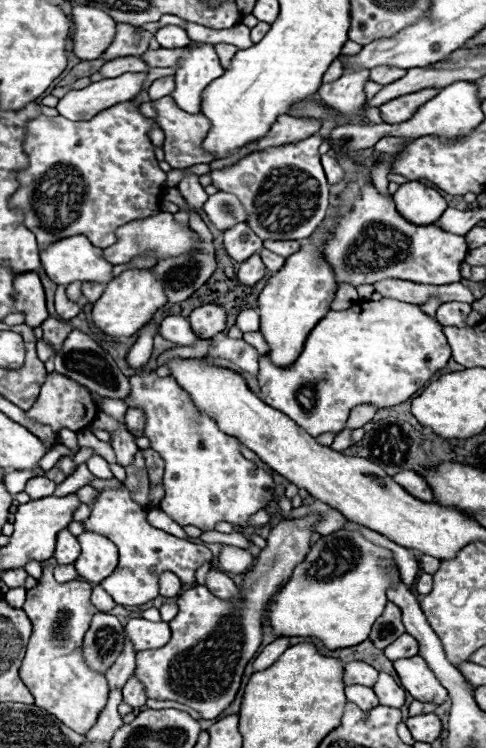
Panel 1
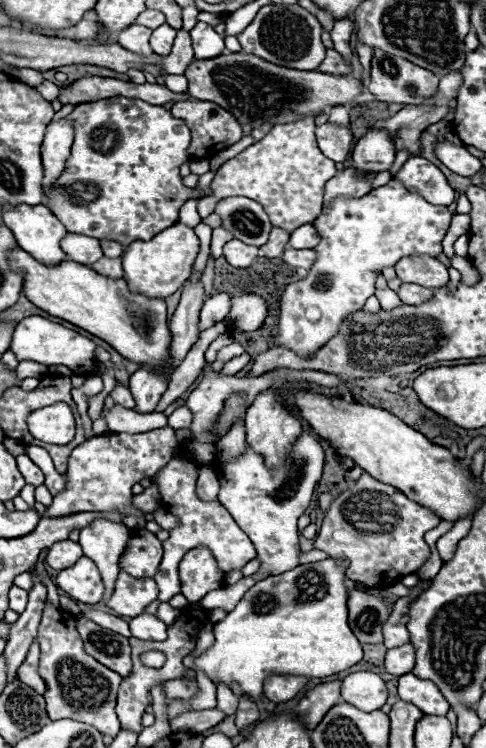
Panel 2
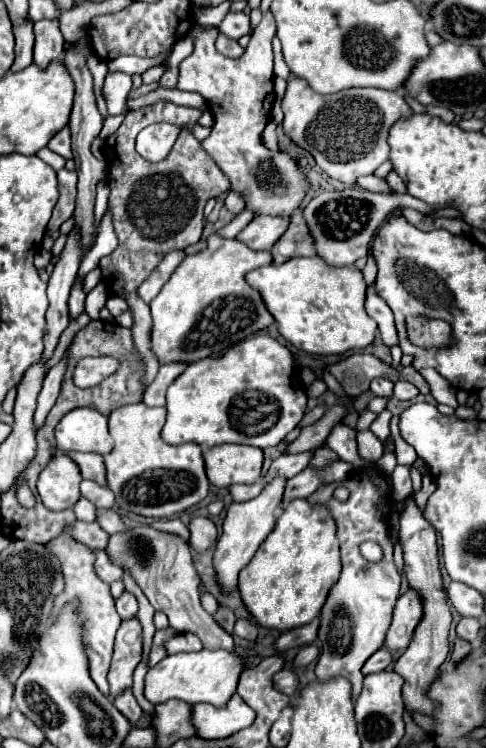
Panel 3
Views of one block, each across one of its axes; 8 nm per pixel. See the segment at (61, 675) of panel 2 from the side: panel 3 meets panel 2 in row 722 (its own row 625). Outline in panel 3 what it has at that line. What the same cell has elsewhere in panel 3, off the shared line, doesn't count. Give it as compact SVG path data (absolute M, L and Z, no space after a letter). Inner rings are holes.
M58 536L54 538L48 548L52 548L52 552L56 552L56 556L60 556L60 564L64 568L64 580L66 580L66 588L64 592L54 600L54 610L52 610L52 618L58 614L58 610L70 602L70 600L78 600L80 604L80 612L84 614L86 622L86 652L88 652L88 660L90 660L90 676L96 682L96 686L100 688L100 692L104 696L108 696L108 668L110 668L110 660L112 660L112 652L114 652L114 636L116 630L120 626L120 616L114 608L114 600L110 596L110 586L106 582L102 582L96 572L94 572L94 554L90 548L84 548L80 544L76 544L70 536Z

